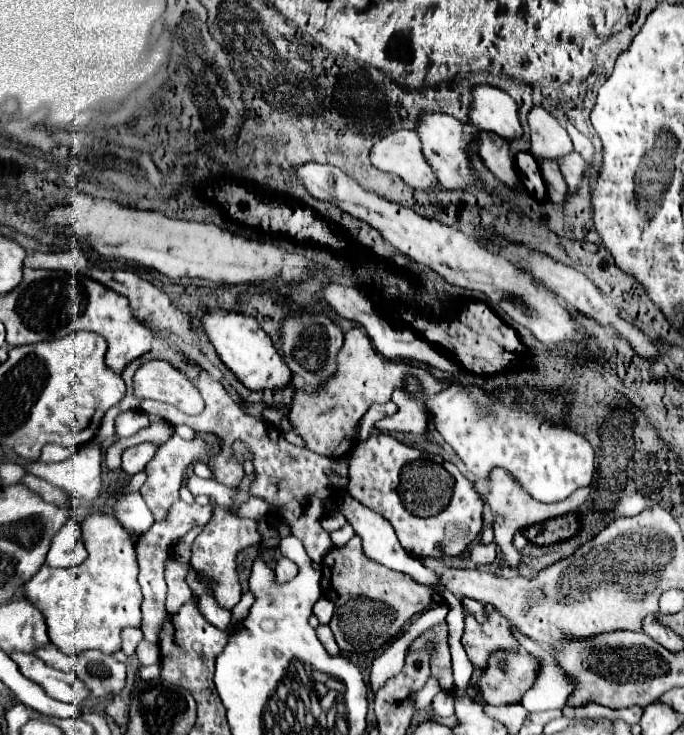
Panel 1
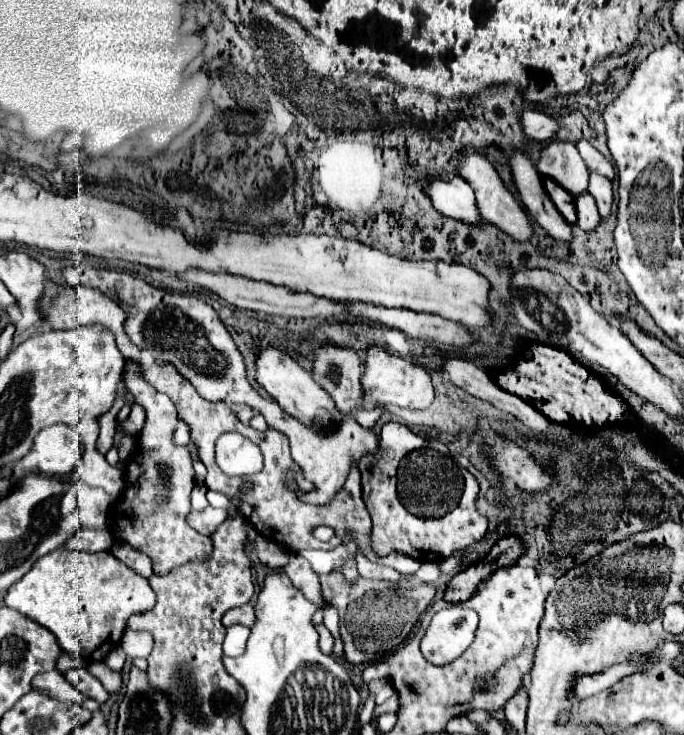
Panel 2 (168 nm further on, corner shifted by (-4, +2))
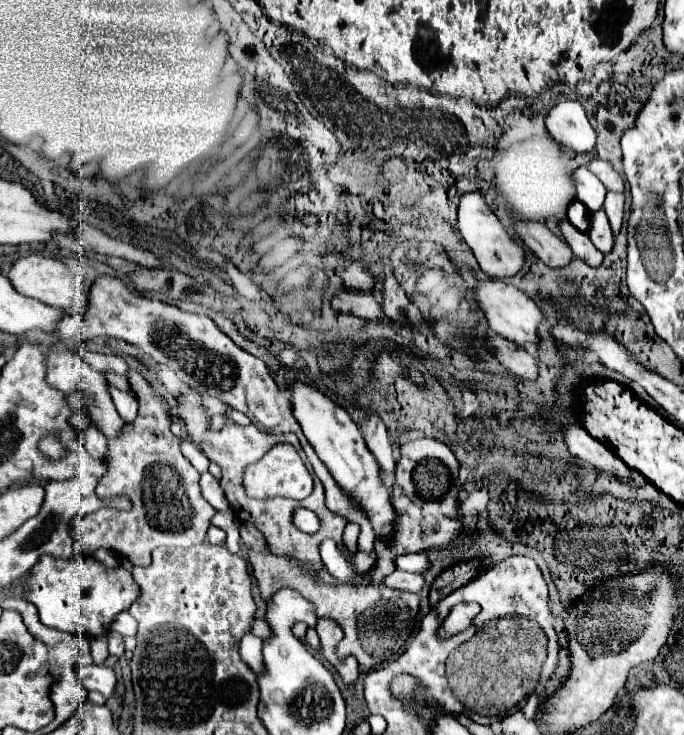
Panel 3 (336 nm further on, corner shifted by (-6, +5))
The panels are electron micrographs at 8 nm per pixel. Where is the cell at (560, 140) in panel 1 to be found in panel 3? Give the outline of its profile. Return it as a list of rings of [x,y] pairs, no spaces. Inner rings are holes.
[[[579,166],[573,172],[573,182],[575,182],[575,190],[577,190],[577,198],[591,210],[597,212],[603,208],[603,200],[605,200],[605,186],[589,172],[587,166]]]

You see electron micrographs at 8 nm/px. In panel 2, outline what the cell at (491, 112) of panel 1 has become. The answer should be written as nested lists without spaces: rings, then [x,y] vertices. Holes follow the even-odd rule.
[[[525,111],[523,113],[523,131],[529,139],[551,141],[559,131],[559,121],[543,111]]]

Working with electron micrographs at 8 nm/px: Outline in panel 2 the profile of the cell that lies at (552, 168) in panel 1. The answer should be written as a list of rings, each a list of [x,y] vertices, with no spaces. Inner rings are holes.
[[[587,193],[587,195],[577,197],[575,203],[577,203],[577,215],[579,215],[577,225],[579,225],[585,233],[593,233],[593,231],[601,225],[601,215],[599,215],[599,211],[597,211],[595,199]]]

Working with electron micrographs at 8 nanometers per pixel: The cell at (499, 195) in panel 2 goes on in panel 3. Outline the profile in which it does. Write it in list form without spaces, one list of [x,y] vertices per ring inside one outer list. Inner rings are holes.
[[[515,222],[515,234],[541,262],[551,268],[563,268],[575,258],[569,244],[541,222]]]

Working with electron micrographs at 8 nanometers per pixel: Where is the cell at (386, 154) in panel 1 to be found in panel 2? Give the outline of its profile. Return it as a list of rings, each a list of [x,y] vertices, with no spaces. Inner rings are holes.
[[[443,173],[439,179],[431,179],[427,185],[433,205],[451,219],[469,223],[469,225],[483,225],[485,219],[477,209],[477,199],[471,185],[453,173]]]

